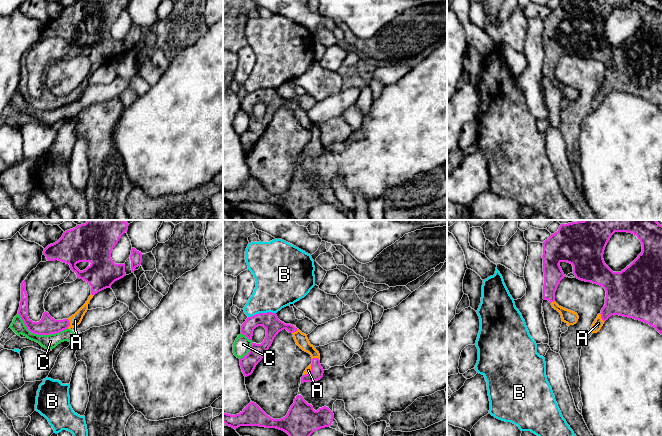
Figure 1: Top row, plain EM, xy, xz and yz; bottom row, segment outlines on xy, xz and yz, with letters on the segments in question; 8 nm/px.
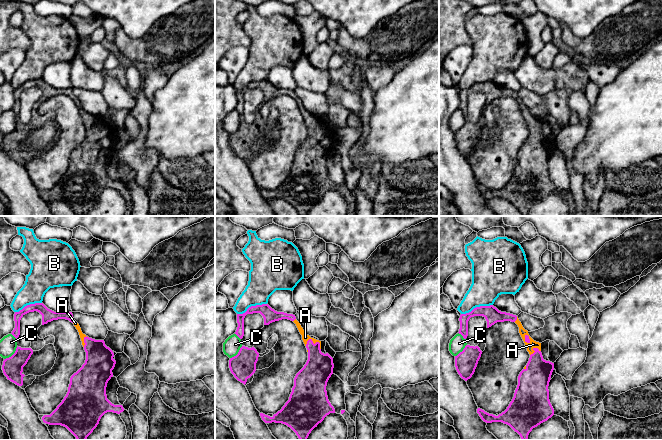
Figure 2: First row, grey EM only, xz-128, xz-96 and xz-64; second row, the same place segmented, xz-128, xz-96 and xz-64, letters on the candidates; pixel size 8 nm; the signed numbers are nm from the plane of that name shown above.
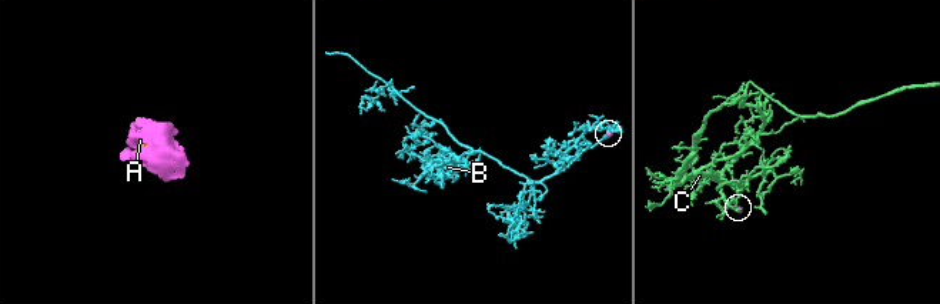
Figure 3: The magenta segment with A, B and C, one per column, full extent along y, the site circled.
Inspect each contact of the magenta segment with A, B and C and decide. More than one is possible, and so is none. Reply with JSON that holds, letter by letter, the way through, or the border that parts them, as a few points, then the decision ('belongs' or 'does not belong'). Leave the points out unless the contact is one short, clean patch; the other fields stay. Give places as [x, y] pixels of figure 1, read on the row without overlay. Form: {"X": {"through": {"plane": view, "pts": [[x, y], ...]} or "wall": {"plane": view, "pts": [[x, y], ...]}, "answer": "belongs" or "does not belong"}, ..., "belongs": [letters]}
{"A": {"answer": "belongs"}, "B": {"answer": "does not belong"}, "C": {"answer": "does not belong"}, "belongs": ["A"]}

